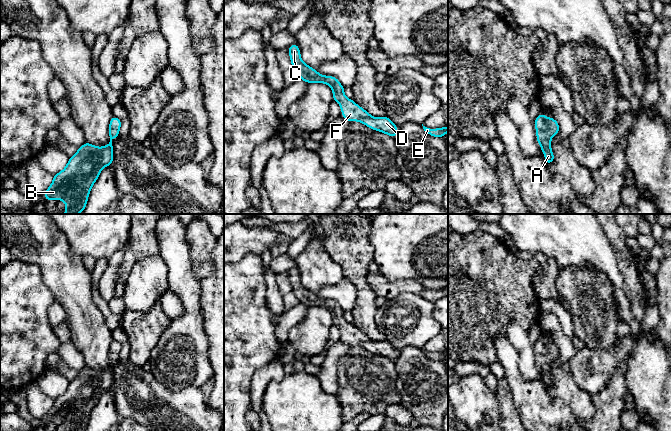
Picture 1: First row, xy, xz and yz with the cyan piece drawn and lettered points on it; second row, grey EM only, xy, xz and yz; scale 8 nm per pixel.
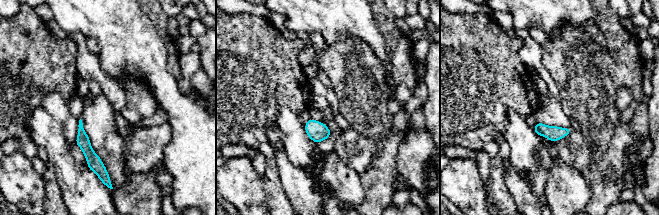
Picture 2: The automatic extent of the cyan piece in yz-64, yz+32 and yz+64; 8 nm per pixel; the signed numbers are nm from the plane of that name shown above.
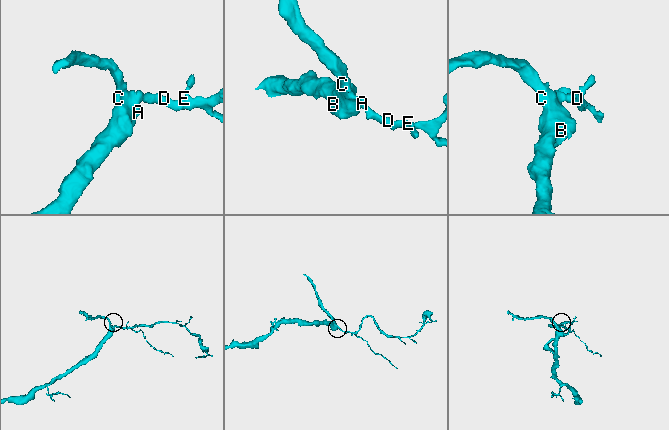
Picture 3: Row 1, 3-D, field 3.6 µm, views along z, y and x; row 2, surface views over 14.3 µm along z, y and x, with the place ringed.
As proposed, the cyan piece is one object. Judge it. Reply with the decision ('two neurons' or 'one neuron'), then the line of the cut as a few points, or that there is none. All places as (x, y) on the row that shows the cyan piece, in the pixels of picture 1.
one neuron; no cut

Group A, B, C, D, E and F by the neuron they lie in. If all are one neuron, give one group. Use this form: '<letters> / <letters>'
A B C D E F

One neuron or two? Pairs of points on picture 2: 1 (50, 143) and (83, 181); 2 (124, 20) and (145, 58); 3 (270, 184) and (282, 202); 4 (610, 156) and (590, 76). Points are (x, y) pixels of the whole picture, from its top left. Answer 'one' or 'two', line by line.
1: one
2: one
3: one
4: one

